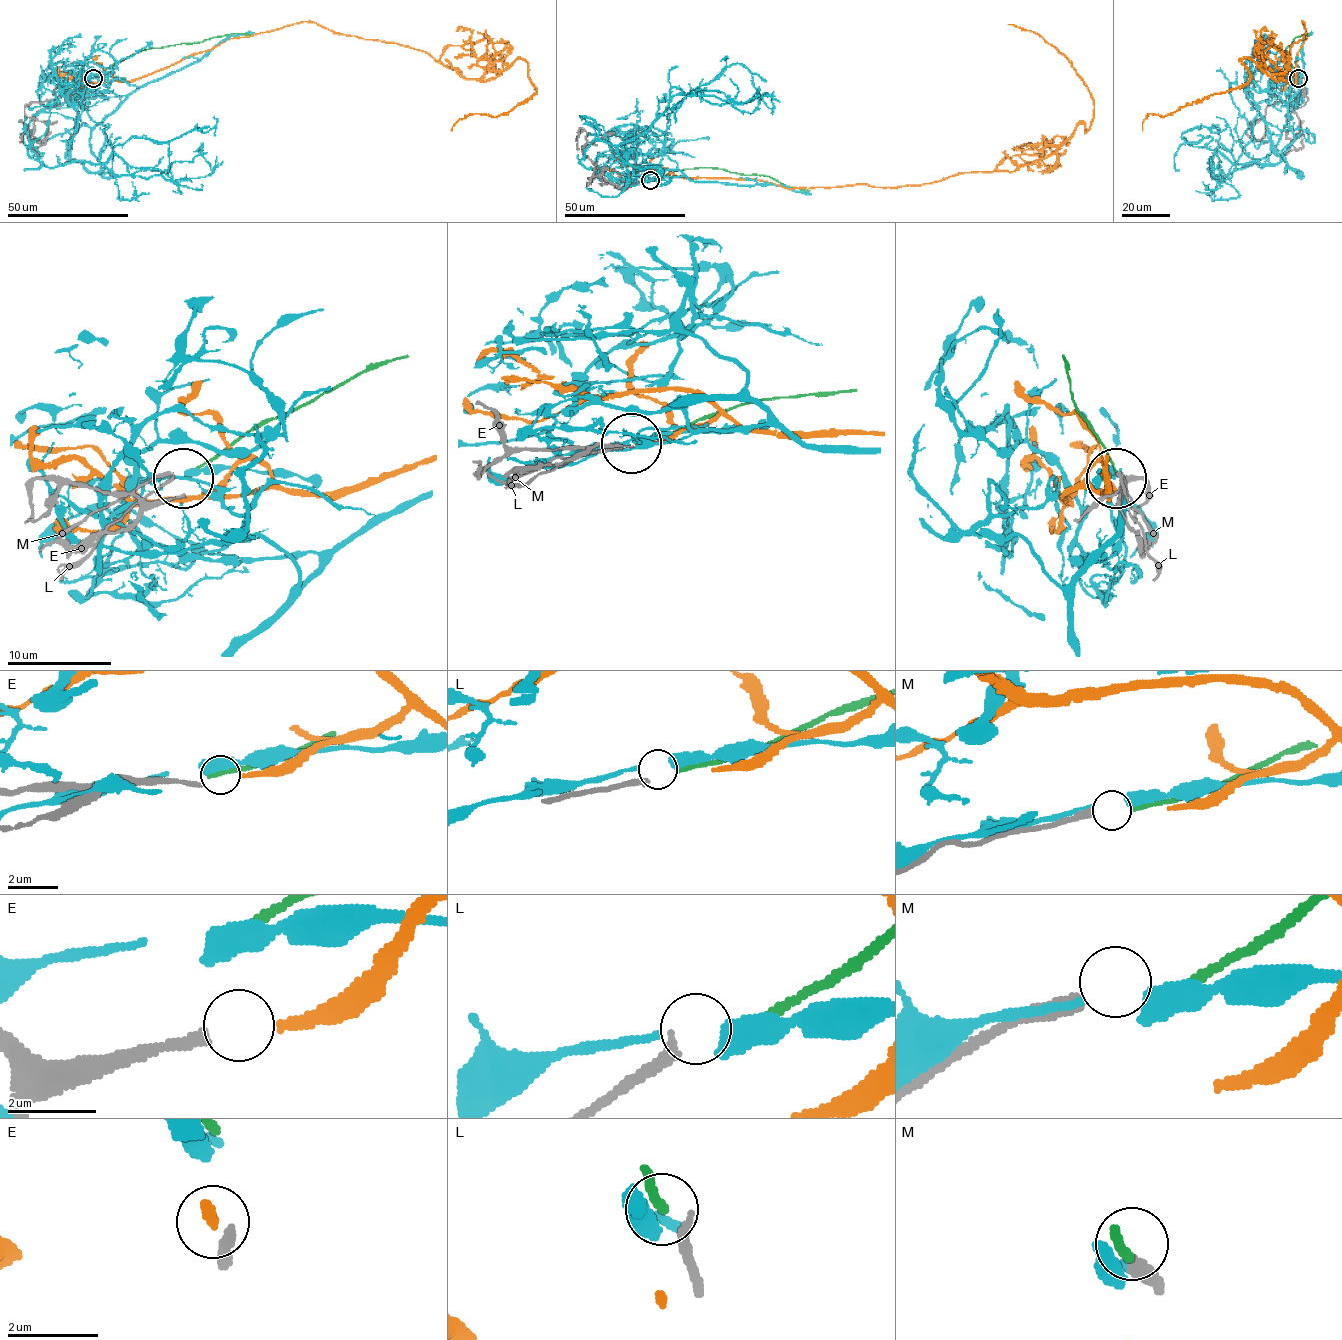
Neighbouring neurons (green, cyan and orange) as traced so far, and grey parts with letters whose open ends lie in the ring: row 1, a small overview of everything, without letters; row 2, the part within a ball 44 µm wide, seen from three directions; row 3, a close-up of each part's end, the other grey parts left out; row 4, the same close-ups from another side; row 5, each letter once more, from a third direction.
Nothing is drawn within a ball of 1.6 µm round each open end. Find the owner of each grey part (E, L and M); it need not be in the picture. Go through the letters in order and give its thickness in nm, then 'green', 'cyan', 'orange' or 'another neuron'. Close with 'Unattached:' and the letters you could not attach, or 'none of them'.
E: 200 nm | orange
L: 280 nm | green
M: 360 nm | another neuron
Unattached: M

